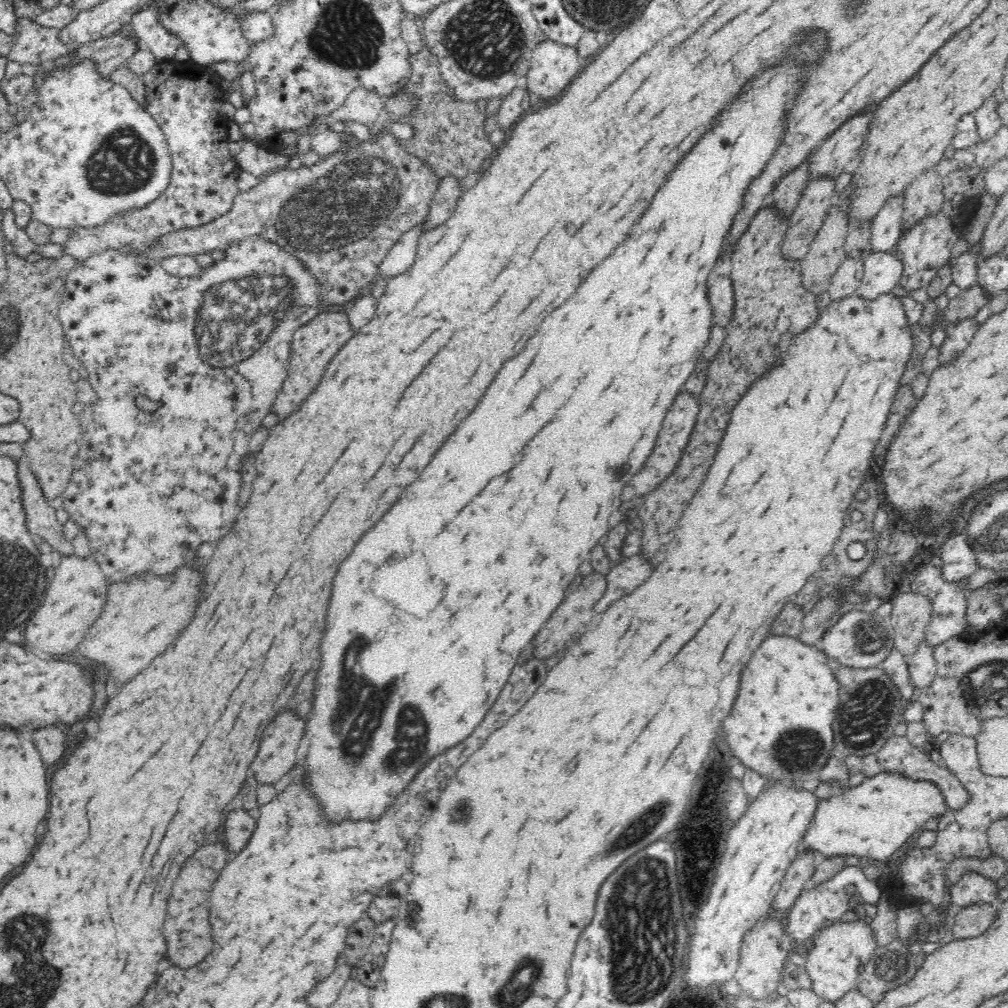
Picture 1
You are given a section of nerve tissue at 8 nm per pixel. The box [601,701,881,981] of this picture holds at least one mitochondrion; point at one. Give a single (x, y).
(792, 755)

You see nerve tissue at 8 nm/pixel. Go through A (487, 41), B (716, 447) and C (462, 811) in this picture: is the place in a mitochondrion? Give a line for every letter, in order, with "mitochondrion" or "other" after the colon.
A: mitochondrion
B: other
C: mitochondrion

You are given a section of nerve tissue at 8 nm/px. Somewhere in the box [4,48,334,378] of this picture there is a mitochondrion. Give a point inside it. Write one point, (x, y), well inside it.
(124, 163)

